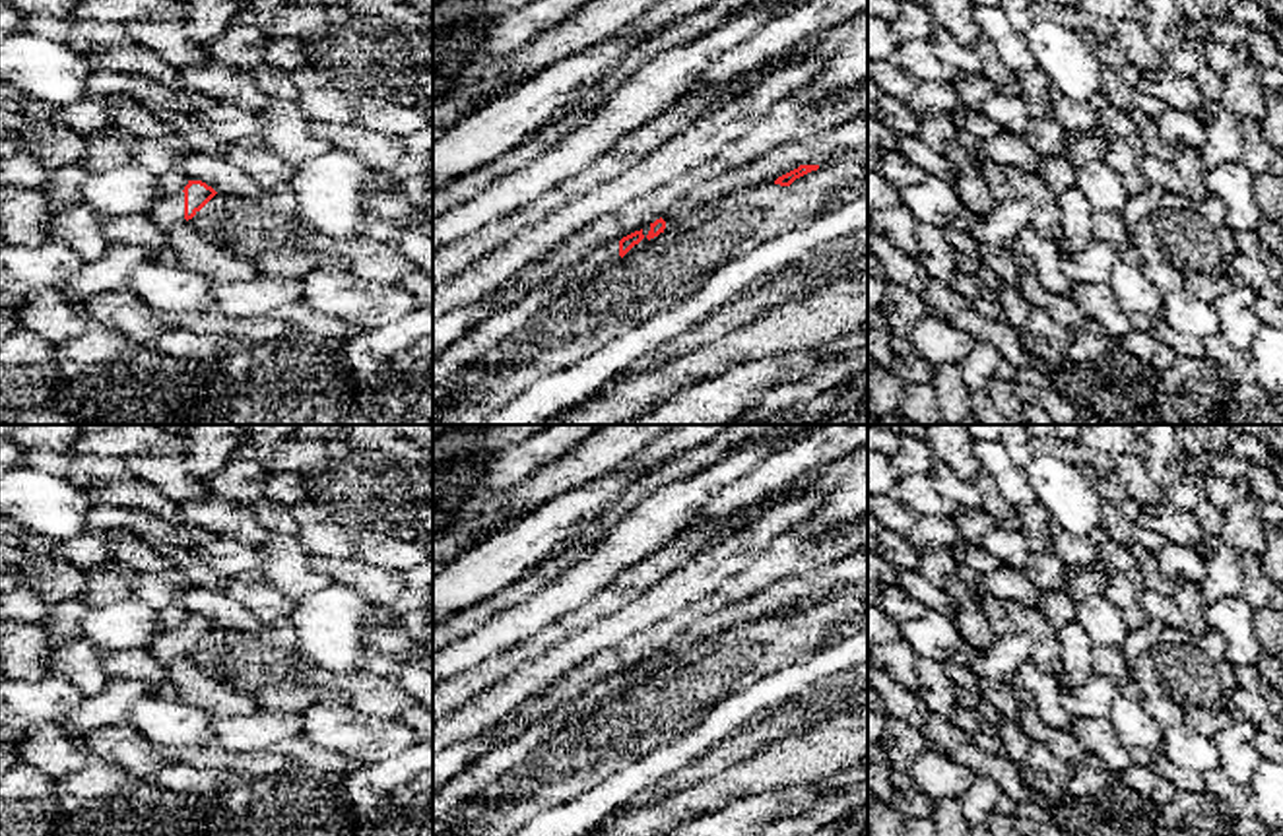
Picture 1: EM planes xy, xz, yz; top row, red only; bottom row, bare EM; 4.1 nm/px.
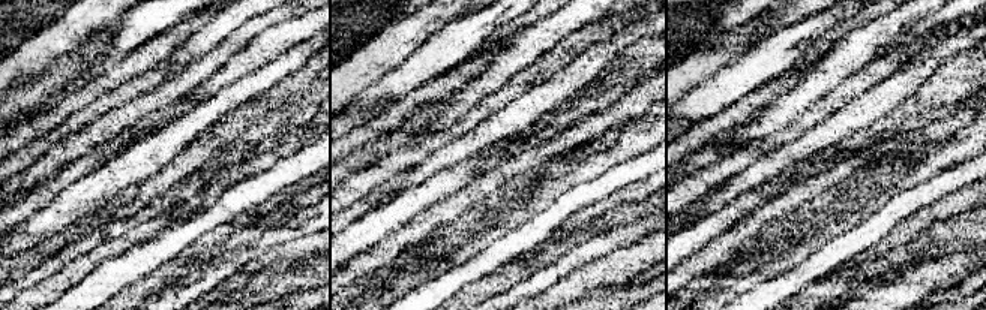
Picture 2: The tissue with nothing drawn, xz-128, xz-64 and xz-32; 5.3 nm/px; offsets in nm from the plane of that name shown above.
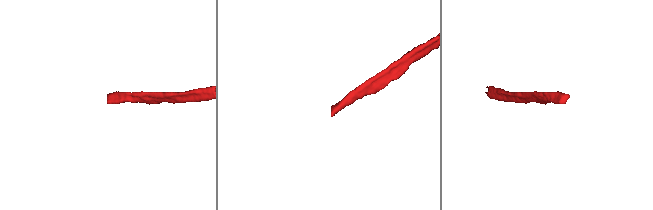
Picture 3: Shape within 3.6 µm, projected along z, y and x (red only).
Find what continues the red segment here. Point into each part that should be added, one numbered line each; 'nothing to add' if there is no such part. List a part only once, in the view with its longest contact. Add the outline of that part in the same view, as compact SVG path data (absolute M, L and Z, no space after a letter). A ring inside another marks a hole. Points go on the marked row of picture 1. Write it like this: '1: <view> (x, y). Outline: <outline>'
1: xy (169, 212). Outline: M184 192L163 196L146 215L163 231L169 244L167 258L184 266Z

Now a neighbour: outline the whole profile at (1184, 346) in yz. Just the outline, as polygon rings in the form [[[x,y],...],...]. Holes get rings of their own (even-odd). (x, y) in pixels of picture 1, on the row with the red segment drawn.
[[[1135,312],[1132,314],[1132,324],[1134,330],[1147,332],[1155,339],[1168,343],[1178,359],[1200,359],[1205,355],[1205,345],[1201,338],[1176,332],[1161,316]]]

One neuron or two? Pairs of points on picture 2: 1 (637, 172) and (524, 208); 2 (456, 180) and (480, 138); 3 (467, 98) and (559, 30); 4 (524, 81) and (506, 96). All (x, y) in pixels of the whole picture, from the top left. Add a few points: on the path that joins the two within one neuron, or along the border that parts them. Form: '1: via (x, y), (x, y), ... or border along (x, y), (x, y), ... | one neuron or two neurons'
1: border along (548, 205), (518, 226) | two neurons
2: border along (503, 138), (440, 171) | two neurons
3: via (489, 80), (526, 45), (536, 39) | one neuron
4: via (520, 84), (511, 92) | one neuron

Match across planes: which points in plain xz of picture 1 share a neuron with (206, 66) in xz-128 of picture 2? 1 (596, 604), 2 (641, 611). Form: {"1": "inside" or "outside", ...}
{"1": "inside", "2": "outside"}

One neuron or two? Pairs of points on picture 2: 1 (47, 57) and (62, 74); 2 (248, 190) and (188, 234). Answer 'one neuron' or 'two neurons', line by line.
1: two neurons
2: one neuron

